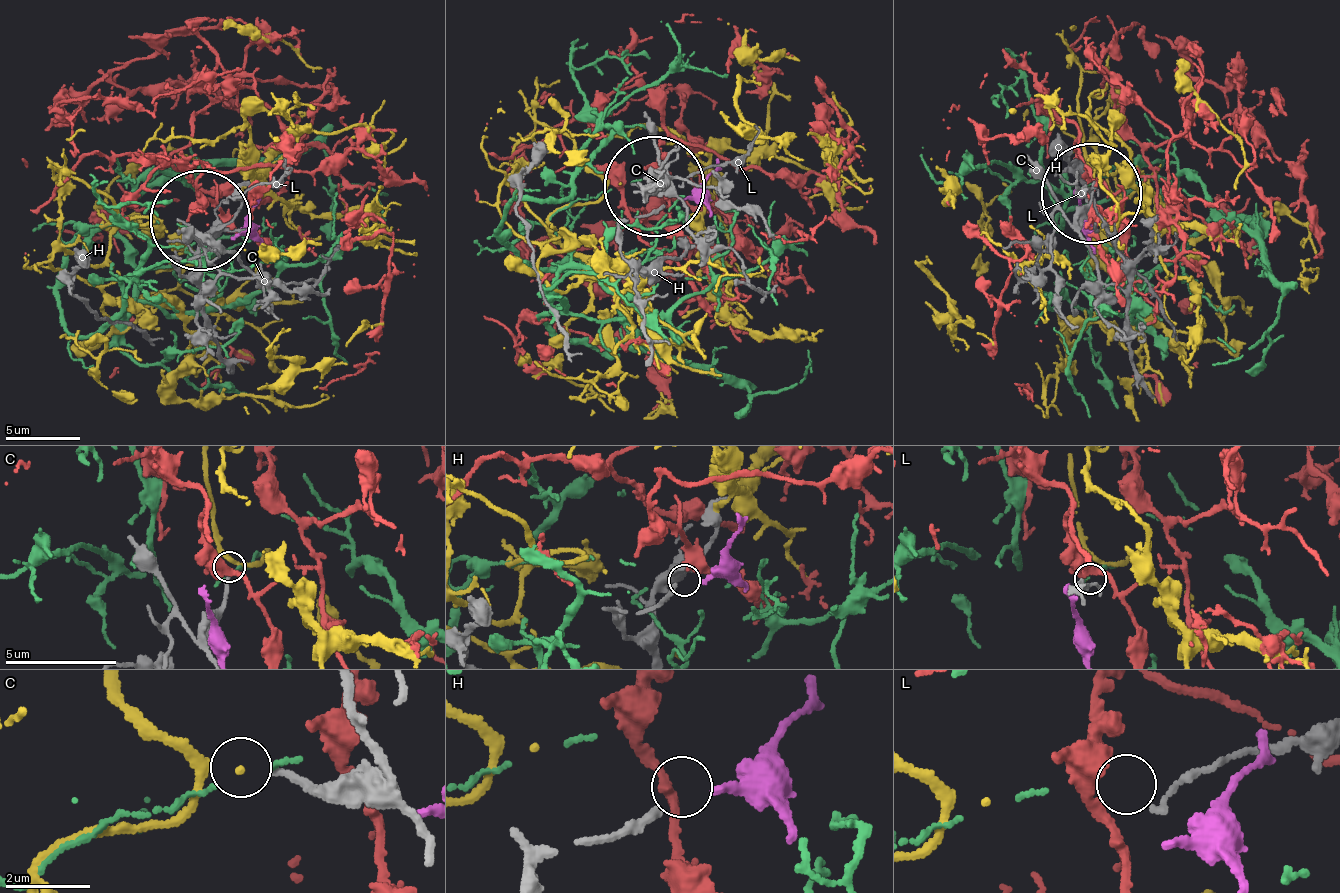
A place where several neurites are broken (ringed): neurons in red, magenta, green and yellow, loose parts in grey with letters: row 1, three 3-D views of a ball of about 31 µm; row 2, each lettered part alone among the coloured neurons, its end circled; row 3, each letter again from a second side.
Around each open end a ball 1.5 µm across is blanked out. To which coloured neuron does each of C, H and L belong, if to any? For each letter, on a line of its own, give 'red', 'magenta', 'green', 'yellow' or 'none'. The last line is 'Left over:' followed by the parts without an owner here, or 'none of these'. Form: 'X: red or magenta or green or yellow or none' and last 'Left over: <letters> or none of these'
C: yellow
H: magenta
L: none
Left over: L

